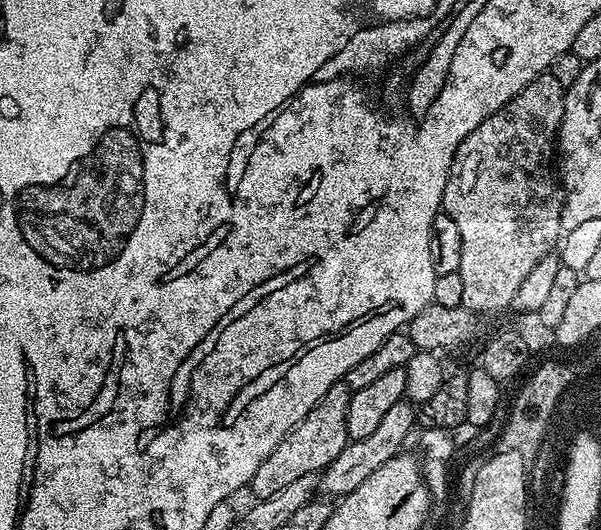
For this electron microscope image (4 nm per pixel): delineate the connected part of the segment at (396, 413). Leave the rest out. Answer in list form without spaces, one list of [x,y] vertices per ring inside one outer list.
[[[407,399],[394,402],[386,418],[382,418],[382,423],[374,429],[374,434],[369,434],[365,440],[349,442],[342,450],[342,454],[338,454],[338,458],[334,458],[334,462],[330,462],[330,466],[319,473],[319,491],[328,498],[339,498],[350,494],[358,490],[358,486],[362,486],[362,482],[366,482],[366,478],[370,478],[370,474],[378,470],[378,466],[390,462],[390,458],[401,455],[406,434],[415,429],[418,424],[416,412],[411,407],[415,408]]]

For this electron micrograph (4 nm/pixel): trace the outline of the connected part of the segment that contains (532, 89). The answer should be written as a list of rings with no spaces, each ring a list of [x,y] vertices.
[[[551,71],[542,73],[538,78],[534,78],[534,82],[525,86],[517,96],[510,98],[507,106],[494,114],[490,114],[473,132],[466,134],[466,138],[454,154],[454,162],[450,166],[450,174],[446,178],[442,210],[447,216],[454,218],[455,224],[458,225],[458,231],[462,234],[462,262],[459,271],[462,278],[462,305],[473,314],[500,312],[503,308],[511,309],[514,294],[518,294],[518,286],[522,286],[522,282],[529,277],[530,272],[534,270],[534,266],[538,266],[538,262],[545,260],[562,239],[560,219],[562,218],[564,198],[561,185],[558,183],[557,173],[554,171],[554,149],[558,144],[558,133],[564,113],[565,91],[564,87],[558,82],[558,78],[552,76]]]

